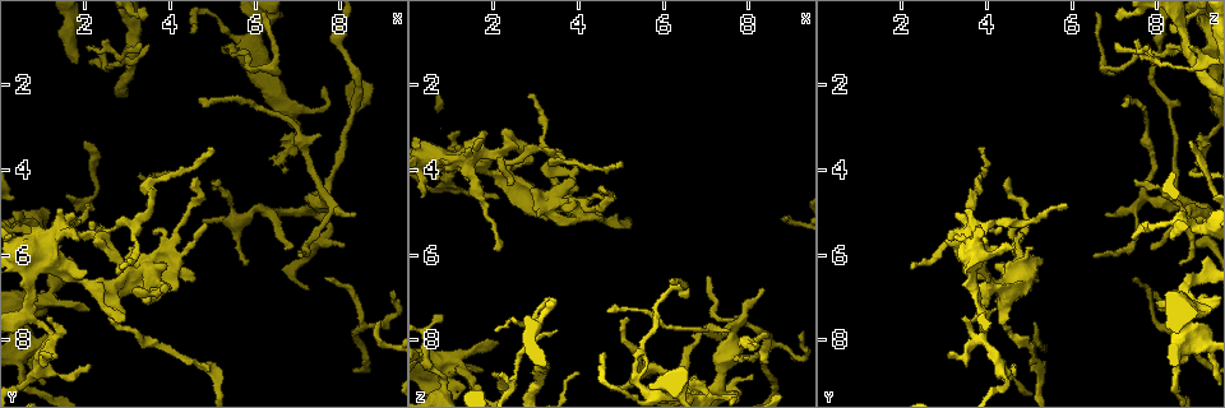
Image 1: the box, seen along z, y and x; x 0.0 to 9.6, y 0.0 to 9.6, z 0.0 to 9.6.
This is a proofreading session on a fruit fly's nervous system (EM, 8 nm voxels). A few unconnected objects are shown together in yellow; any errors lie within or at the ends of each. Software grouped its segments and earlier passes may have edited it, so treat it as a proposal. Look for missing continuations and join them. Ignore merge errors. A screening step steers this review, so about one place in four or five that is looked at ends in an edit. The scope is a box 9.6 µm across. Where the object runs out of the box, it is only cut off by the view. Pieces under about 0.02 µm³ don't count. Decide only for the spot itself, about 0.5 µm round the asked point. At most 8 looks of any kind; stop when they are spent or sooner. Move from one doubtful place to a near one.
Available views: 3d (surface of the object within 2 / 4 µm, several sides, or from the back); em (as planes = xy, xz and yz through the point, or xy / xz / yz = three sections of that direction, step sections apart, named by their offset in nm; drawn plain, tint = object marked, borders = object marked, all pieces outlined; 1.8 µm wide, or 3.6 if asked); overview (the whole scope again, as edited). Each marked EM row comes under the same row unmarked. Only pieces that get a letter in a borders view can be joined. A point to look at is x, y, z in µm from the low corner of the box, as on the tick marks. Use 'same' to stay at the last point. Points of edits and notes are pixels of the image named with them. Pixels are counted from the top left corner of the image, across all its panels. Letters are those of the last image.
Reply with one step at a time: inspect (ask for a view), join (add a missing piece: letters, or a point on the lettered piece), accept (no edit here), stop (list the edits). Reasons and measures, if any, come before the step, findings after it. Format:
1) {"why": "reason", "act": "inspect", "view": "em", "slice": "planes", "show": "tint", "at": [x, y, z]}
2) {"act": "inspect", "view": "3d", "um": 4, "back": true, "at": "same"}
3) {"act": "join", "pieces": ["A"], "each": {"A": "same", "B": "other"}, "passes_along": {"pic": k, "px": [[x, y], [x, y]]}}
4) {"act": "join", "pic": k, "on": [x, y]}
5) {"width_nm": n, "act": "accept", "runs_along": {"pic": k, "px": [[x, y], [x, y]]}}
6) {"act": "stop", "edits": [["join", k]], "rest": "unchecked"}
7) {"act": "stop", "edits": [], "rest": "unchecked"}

{"why": "thin end", "act": "inspect", "view": "3d", "um": 4, "at": [4.85, 5.30, 4.65]}

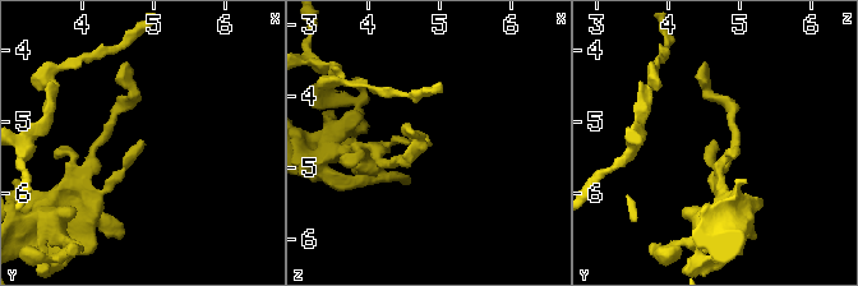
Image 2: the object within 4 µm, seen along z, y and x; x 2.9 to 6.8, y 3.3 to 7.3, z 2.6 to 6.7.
{"why": "shape alone is not enough", "act": "inspect", "view": "em", "slice": "xy", "step": 16, "show": "tint", "at": [4.85, 5.30, 4.65]}

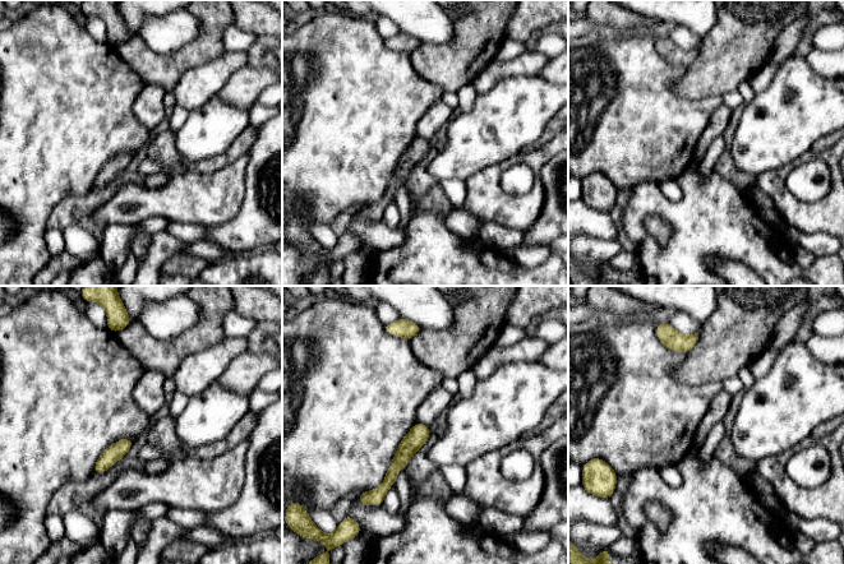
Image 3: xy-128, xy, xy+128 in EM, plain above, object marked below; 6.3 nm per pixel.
{"why": "what lies round it", "act": "inspect", "view": "em", "slice": "xy", "step": 16, "show": "borders", "at": "same"}

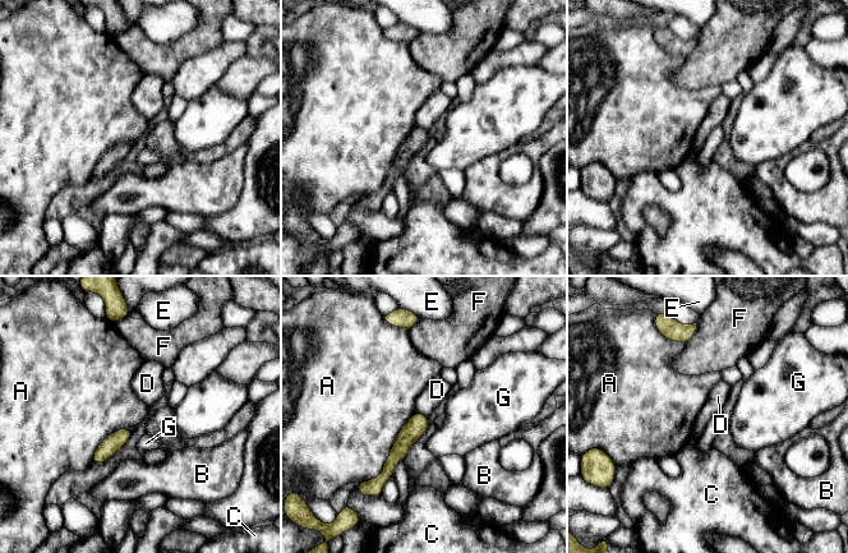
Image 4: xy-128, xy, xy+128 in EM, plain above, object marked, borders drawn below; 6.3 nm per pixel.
{"act": "accept", "each": {"A": "other", "B": "other", "C": "other", "D": "other", "E": "other", "F": "other", "G": "other"}, "runs_along": {"pic": 4, "px": [[424, 419], [405, 438], [381, 482]]}, "found": "none of them fits"}

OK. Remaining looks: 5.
{"act": "inspect", "view": "3d", "um": 4, "at": [6.75, 4.00, 9.00]}

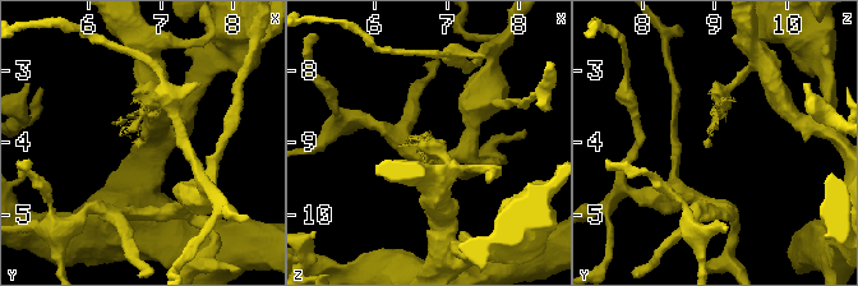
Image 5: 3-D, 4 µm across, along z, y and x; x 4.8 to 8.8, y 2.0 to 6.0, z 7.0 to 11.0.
{"act": "inspect", "view": "em", "slice": "planes", "show": "borders", "at": [6.75, 4.00, 8.95]}

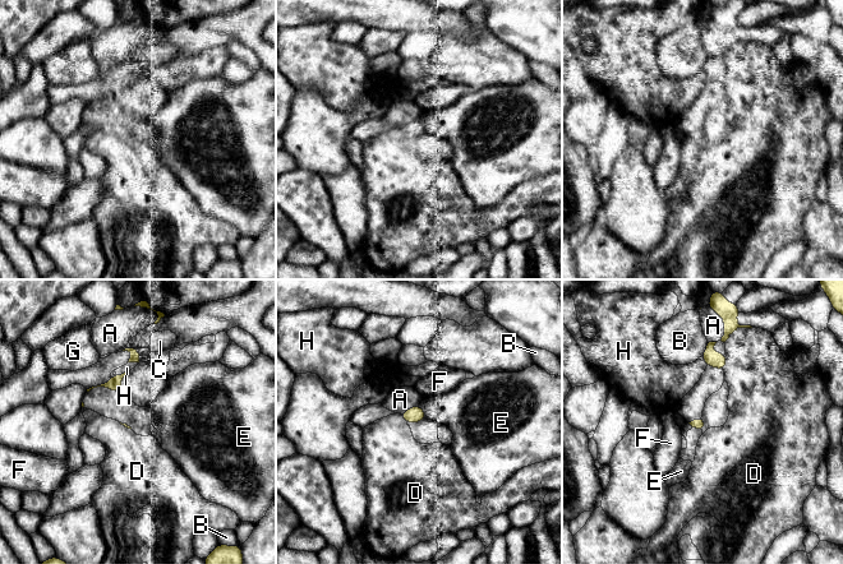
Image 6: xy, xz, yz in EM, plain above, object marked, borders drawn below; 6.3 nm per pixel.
{"act": "accept", "each": {"A": "other", "B": "other", "C": "other", "D": "other", "E": "other", "F": "other", "G": "other", "H": "other"}, "border": {"pic": 6, "px": [[726, 354], [726, 366], [723, 370]]}, "found": "no lettered piece goes on from it"}

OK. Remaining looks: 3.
{"why": "looks like a crossing", "act": "inspect", "view": "3d", "um": 2, "at": [0.60, 8.20, 8.70]}

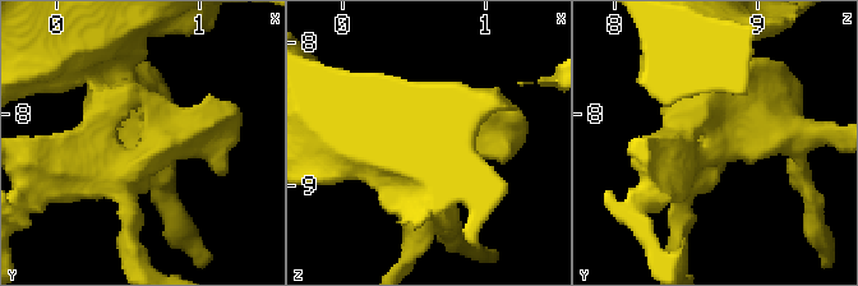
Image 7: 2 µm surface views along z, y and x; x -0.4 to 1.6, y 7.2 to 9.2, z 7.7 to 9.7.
{"act": "inspect", "view": "em", "slice": "xy", "step": 16, "show": "borders", "at": [0.64, 8.18, 8.70]}

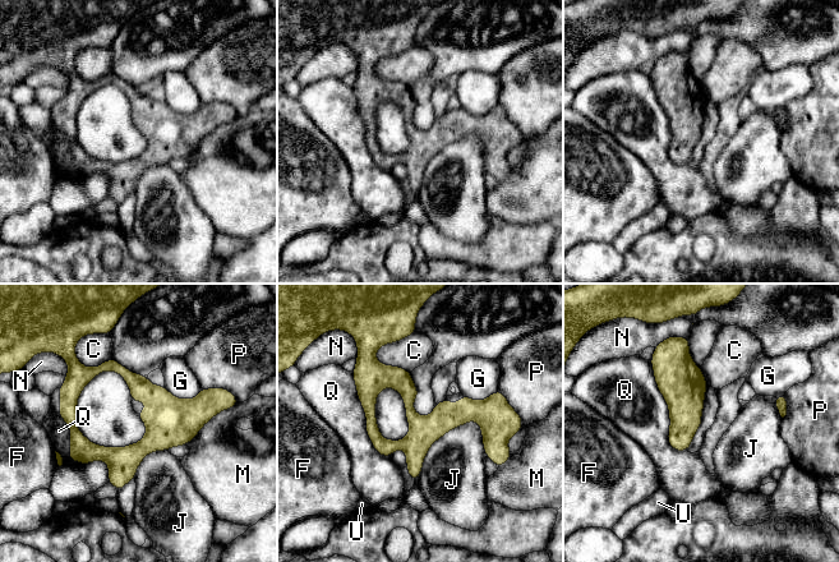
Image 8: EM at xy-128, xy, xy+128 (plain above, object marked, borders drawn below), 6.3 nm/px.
{"why": "another direction", "act": "inspect", "view": "em", "slice": "yz", "step": 4, "show": "borders", "at": "same"}

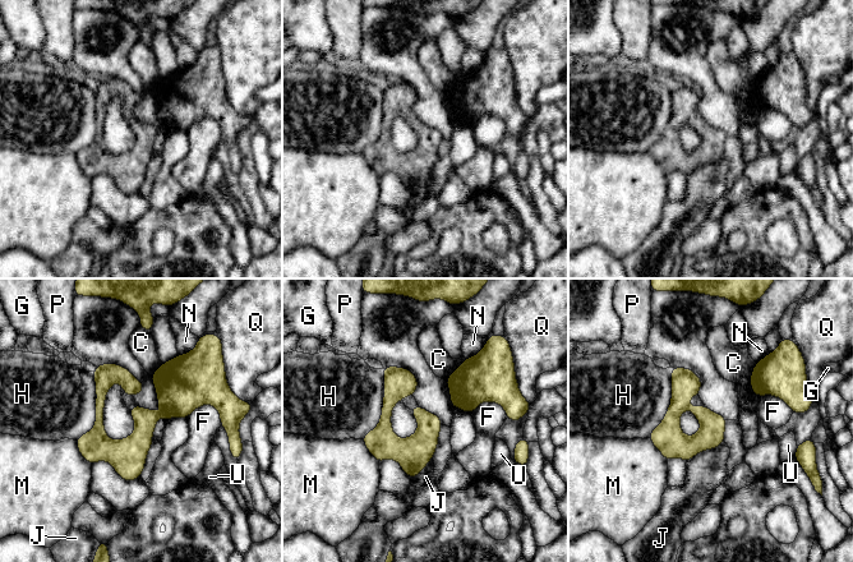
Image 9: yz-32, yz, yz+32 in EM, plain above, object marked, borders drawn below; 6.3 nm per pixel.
{"act": "accept", "each": {"C": "other", "F": "other", "G": "other", "H": "other", "J": "other", "M": "other", "N": "other", "P": "other", "Q": "other", "U": "other"}, "runs_along": {"pic": 9, "px": [[211, 395], [181, 395], [125, 448], [82, 448]]}, "found": "no lettered piece goes on from it"}

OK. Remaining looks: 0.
{"act": "stop", "edits": [], "rest": "unchecked"}

